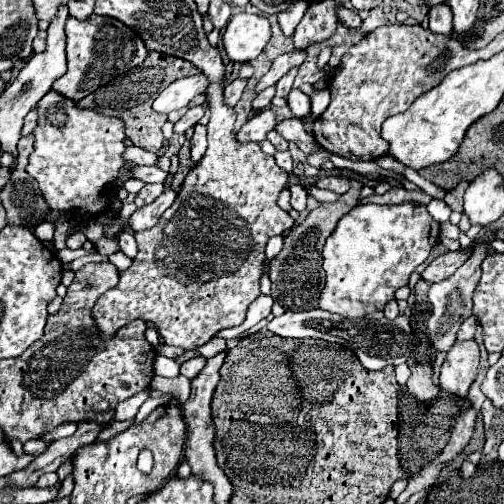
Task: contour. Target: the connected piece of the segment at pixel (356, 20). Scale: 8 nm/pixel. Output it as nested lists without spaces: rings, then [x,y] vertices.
[[[341,8],[341,10],[337,12],[337,16],[339,16],[341,24],[345,24],[345,26],[349,26],[349,28],[357,28],[357,26],[361,24],[361,16],[359,16],[355,10],[351,10],[351,8]]]

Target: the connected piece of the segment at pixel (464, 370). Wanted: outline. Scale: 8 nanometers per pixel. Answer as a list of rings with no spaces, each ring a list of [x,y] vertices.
[[[475,340],[455,342],[441,366],[441,376],[439,376],[441,390],[455,394],[459,398],[467,398],[467,392],[475,382],[477,372],[479,372],[477,342]]]

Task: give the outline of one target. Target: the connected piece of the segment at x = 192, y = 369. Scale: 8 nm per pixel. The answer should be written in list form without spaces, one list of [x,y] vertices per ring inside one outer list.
[[[203,356],[189,358],[187,362],[181,364],[181,374],[187,376],[187,378],[195,378],[203,366],[205,366],[205,358],[203,358]]]

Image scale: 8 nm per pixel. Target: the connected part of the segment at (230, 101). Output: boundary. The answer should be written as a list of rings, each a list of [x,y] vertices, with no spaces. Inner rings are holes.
[[[237,78],[237,80],[233,80],[231,84],[227,84],[225,86],[225,104],[229,106],[229,108],[233,108],[235,104],[237,104],[237,100],[241,98],[241,94],[243,94],[243,88],[245,88],[245,80],[241,80],[241,78]]]

